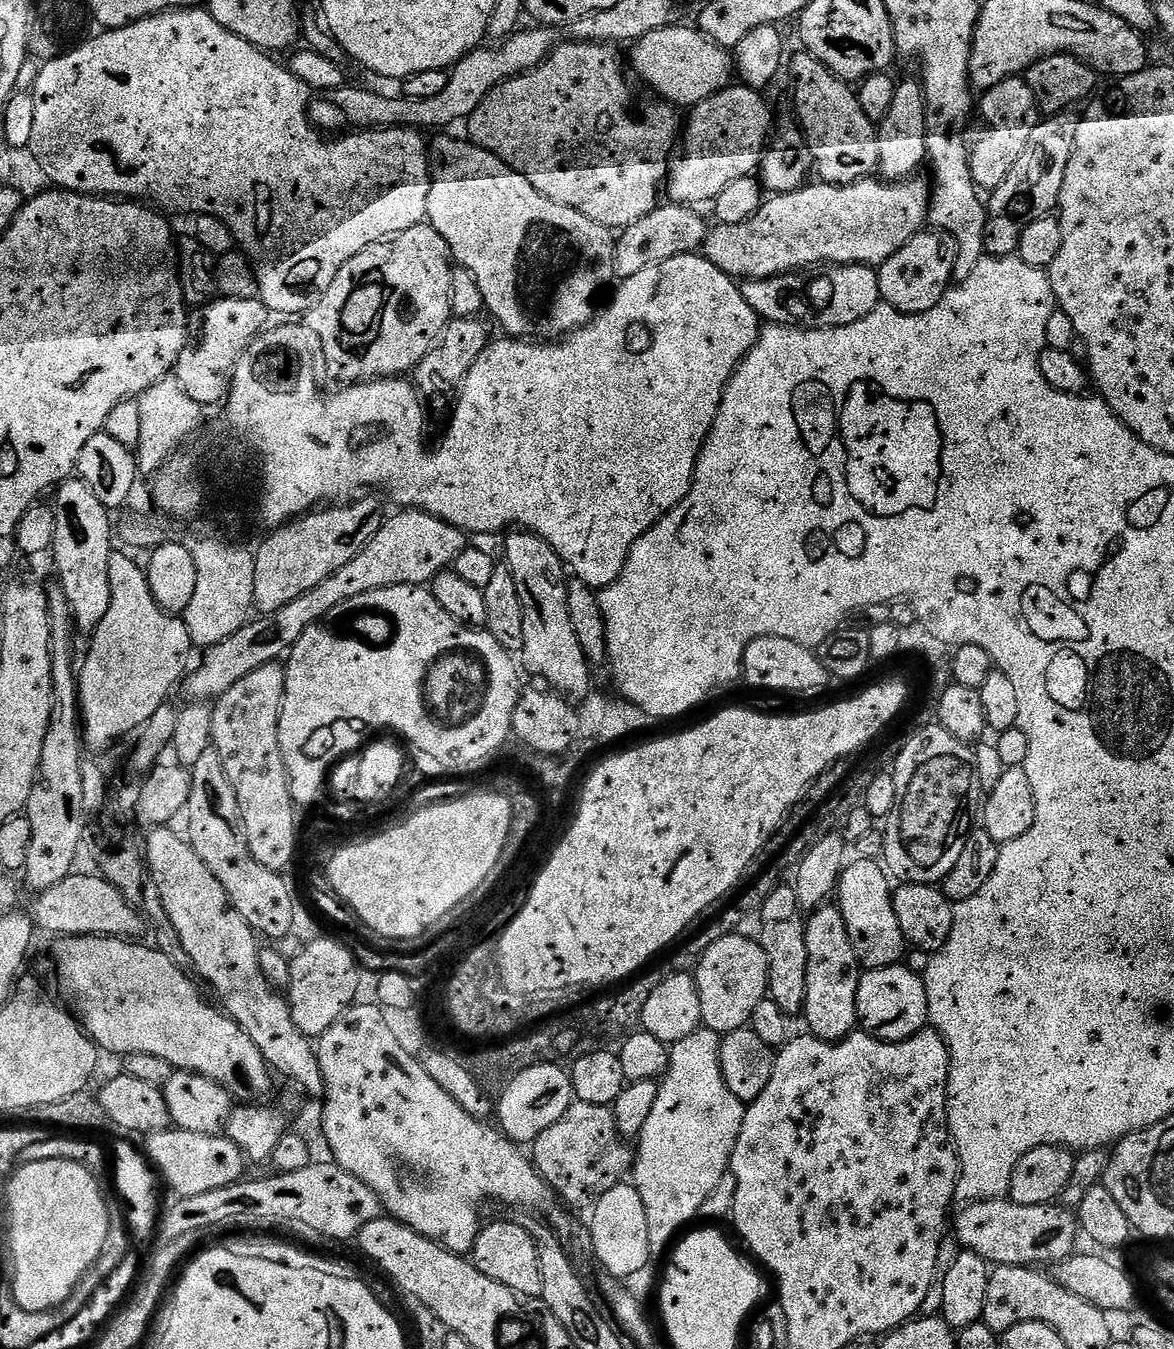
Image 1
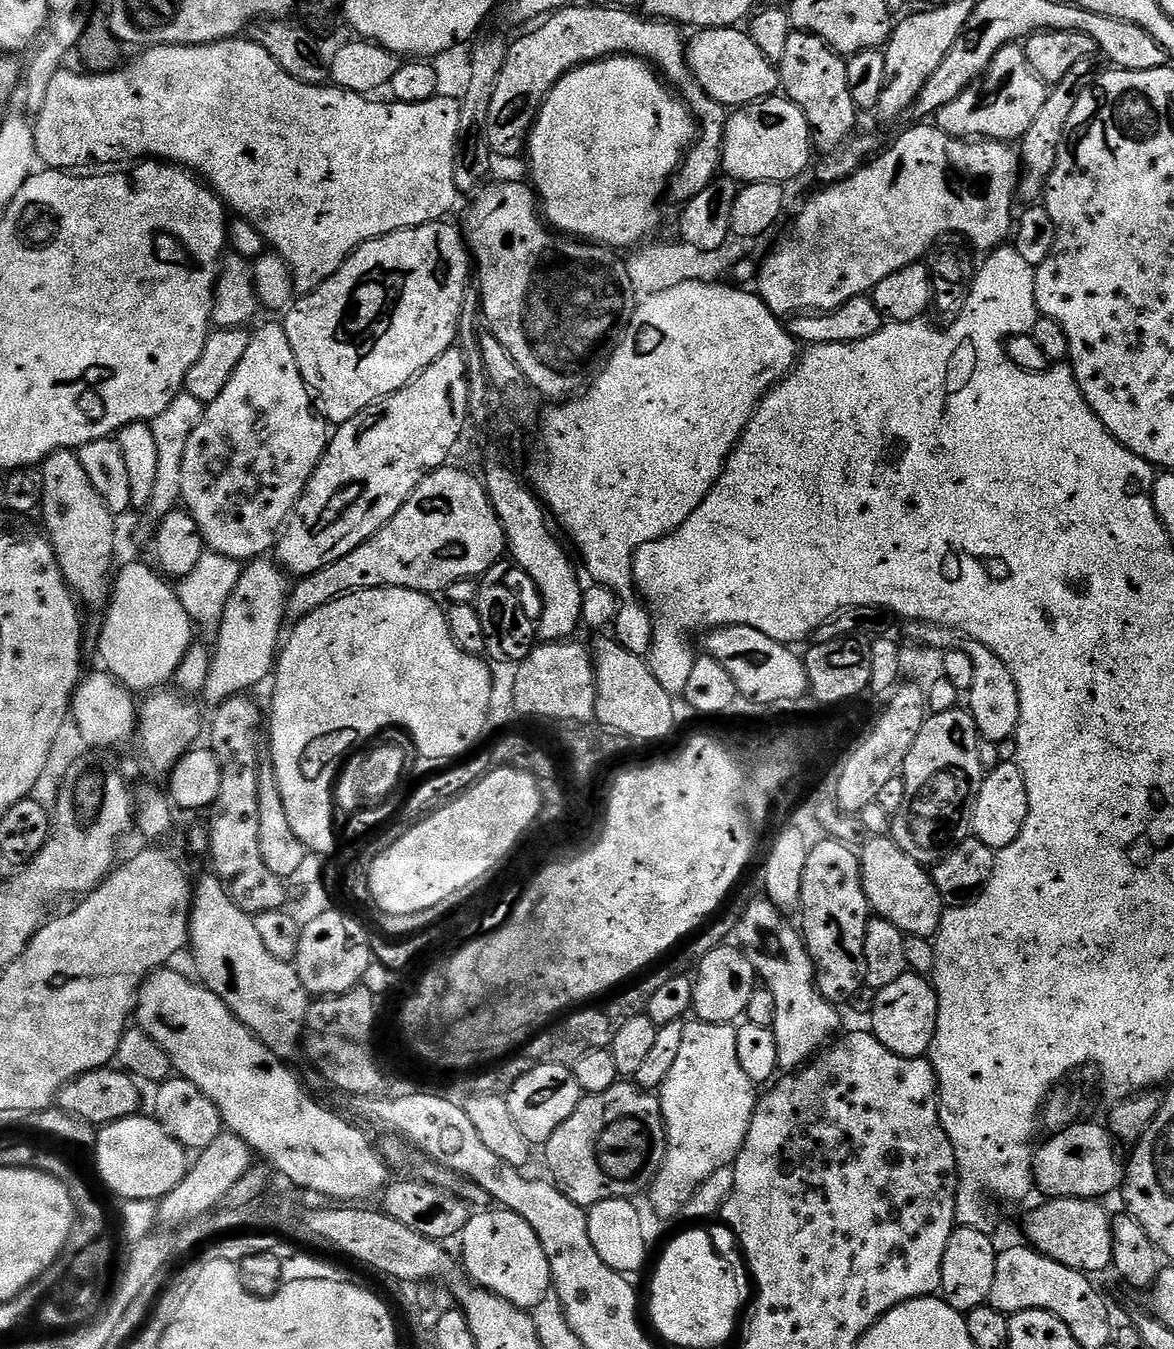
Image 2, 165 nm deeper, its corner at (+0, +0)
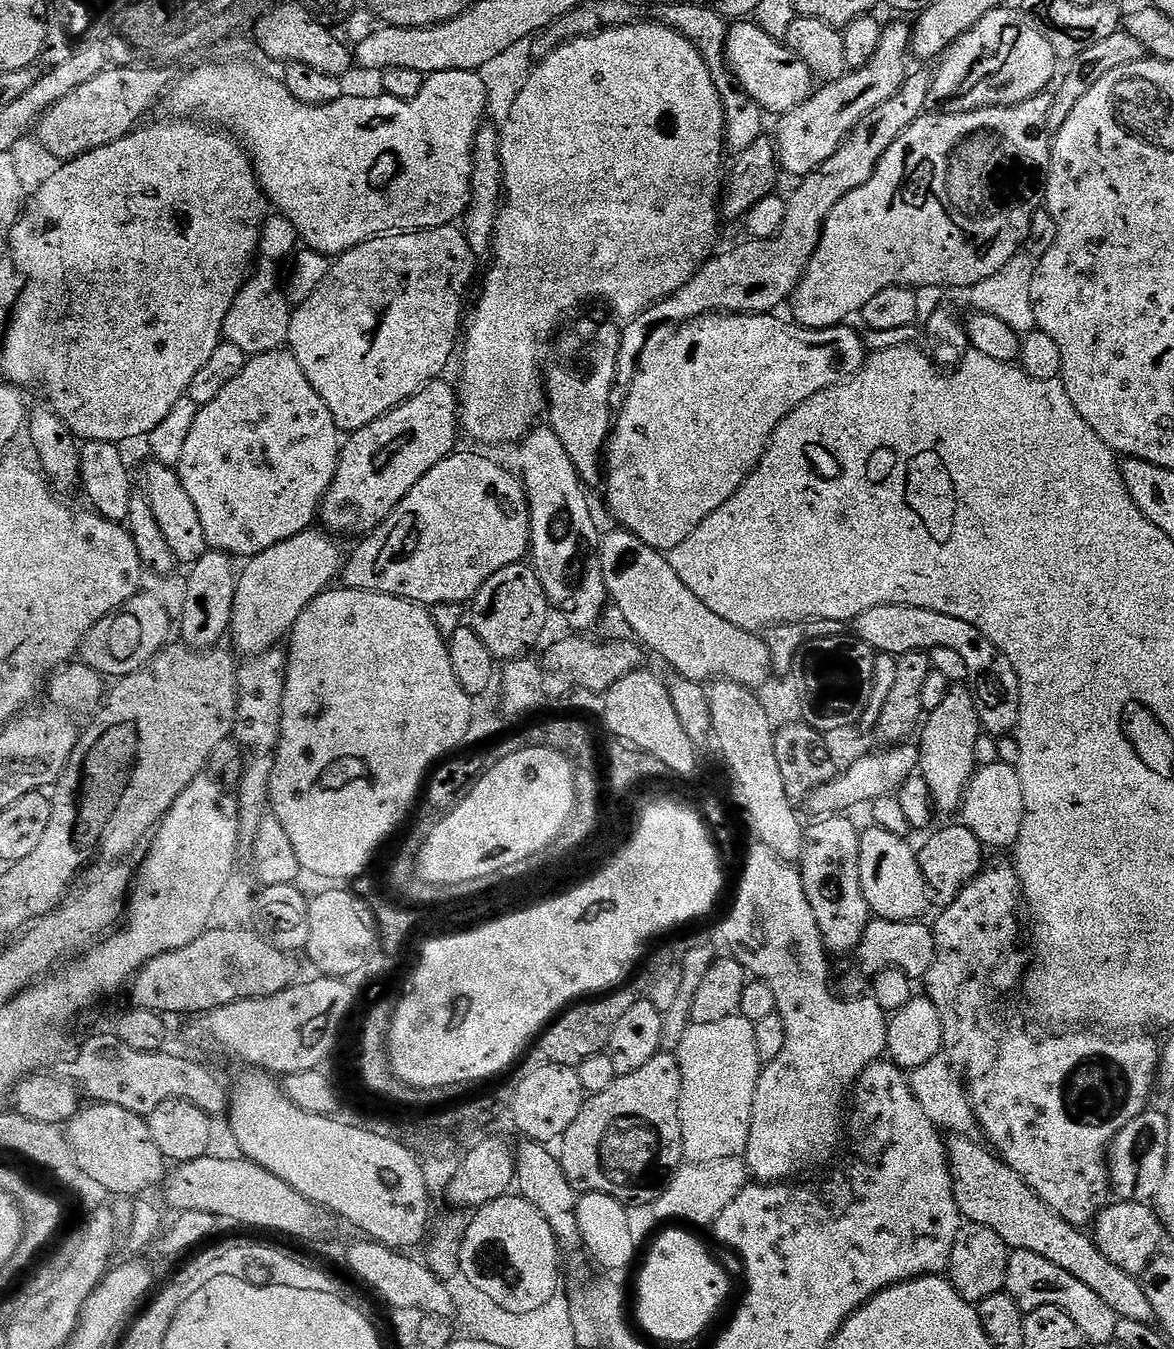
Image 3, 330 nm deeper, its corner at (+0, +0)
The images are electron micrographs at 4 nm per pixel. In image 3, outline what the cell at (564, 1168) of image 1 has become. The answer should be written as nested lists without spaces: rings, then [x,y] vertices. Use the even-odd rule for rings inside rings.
[[[661,1050],[642,1066],[642,1070],[617,1076],[608,1089],[589,1095],[578,1118],[574,1118],[558,1144],[558,1159],[570,1186],[580,1194],[601,1192],[621,1202],[655,1200],[667,1188],[677,1168],[685,1163],[680,1121],[681,1090],[680,1061],[671,1051]]]

